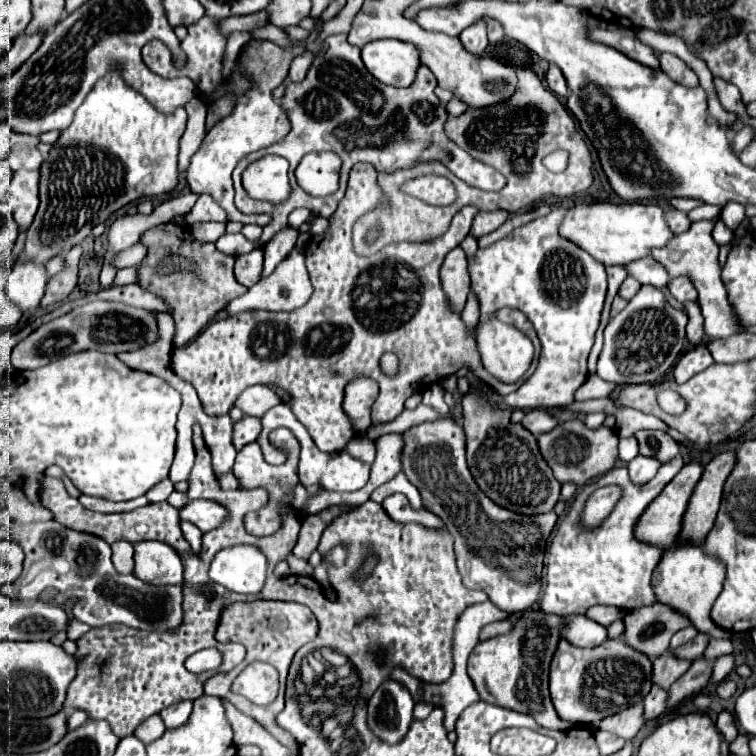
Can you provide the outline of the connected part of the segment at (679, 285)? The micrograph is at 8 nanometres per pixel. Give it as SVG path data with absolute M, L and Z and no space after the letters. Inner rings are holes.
M678 276L678 278L670 280L668 288L678 302L686 302L686 300L694 302L698 298L698 292L696 292L696 288L688 276Z

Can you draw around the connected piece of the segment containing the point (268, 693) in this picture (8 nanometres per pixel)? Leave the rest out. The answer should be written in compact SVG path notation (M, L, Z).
M266 662L248 664L234 680L232 691L254 704L272 704L278 696L278 672Z

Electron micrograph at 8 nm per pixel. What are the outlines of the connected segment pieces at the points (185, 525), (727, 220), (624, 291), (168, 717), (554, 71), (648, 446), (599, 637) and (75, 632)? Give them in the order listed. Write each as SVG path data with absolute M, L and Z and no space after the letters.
M182 520L182 532L184 532L184 538L188 540L188 544L192 546L192 550L198 552L202 546L202 532L188 520Z
M732 202L732 204L726 204L722 208L722 214L720 214L720 220L730 228L734 230L742 220L744 220L744 206Z
M628 276L628 280L624 280L624 284L620 286L620 296L626 298L626 300L630 300L638 292L638 288L640 288L640 282L636 278Z
M184 700L184 702L178 702L178 704L164 708L160 716L162 716L166 728L180 728L188 722L190 714L192 714L192 702Z
M550 64L548 72L546 72L546 82L548 82L548 88L554 94L558 94L558 96L566 96L568 94L568 86L566 86L564 74L562 74L562 70L556 64Z
M640 430L636 432L640 442L640 454L656 458L660 462L670 462L680 456L680 444L662 430Z
M572 616L570 626L564 630L564 638L578 648L594 648L606 640L606 628L586 616Z
M70 620L66 634L68 634L68 640L74 640L74 642L76 642L76 640L78 640L78 638L82 638L88 630L90 630L90 626L88 626L88 624L78 622L78 620Z

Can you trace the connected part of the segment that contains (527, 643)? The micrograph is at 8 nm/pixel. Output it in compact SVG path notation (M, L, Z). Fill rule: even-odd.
M542 614L536 620L522 618L522 624L514 624L514 628L508 634L478 642L468 658L468 676L472 678L480 698L502 708L530 714L542 728L550 730L572 728L572 722L564 722L556 714L548 694L550 662L562 638L564 626L566 616Z

